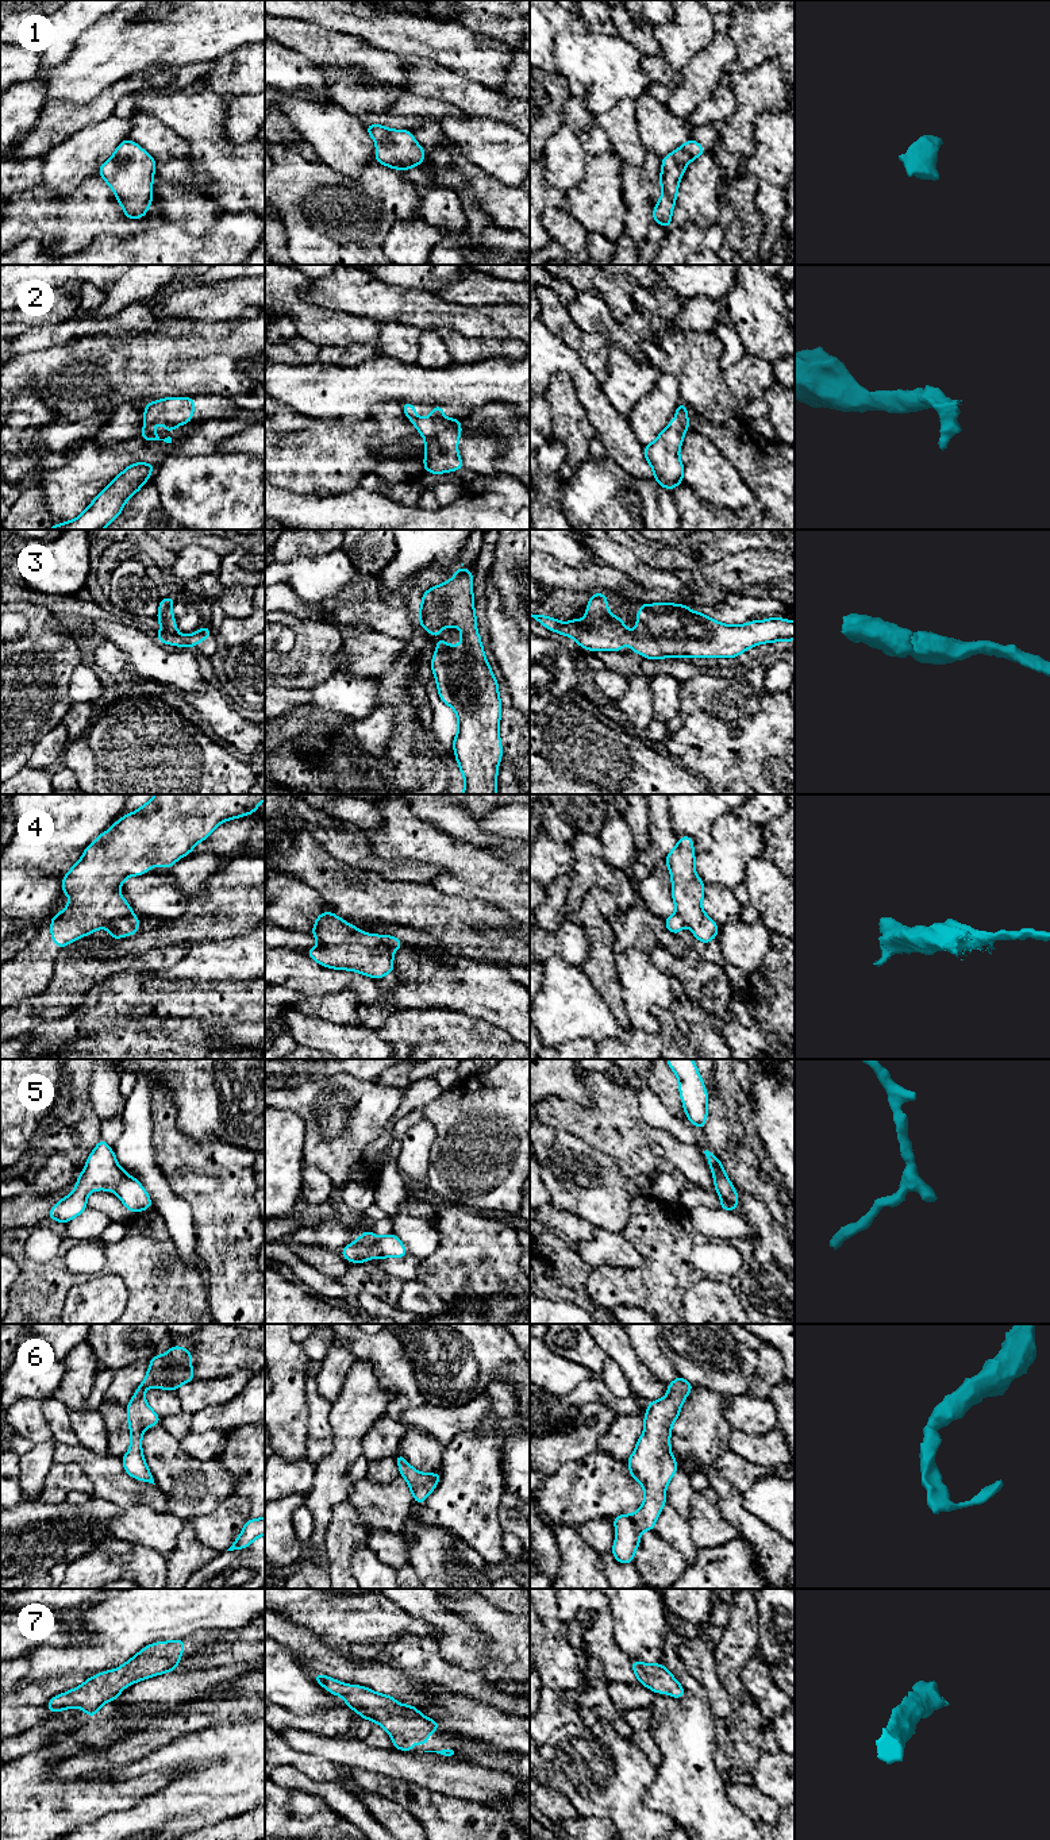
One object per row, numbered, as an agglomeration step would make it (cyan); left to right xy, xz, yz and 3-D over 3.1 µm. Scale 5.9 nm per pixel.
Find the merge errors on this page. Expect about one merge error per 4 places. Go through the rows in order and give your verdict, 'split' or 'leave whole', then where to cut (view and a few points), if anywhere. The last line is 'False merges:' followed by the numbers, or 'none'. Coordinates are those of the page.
1: leave whole | no cut
2: leave whole | no cut
3: leave whole | no cut
4: leave whole | no cut
5: leave whole | no cut
6: leave whole | no cut
7: leave whole | no cut
False merges: none

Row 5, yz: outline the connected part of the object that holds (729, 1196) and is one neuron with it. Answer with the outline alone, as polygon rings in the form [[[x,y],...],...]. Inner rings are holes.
[[[705,1150],[704,1154],[714,1175],[714,1189],[722,1200],[719,1209],[736,1210],[738,1192],[732,1187],[730,1178],[726,1175],[723,1163],[709,1151]]]

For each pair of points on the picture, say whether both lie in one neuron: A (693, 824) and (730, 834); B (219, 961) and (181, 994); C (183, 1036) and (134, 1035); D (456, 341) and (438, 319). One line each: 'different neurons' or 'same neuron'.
A: different neurons
B: different neurons
C: same neuron
D: different neurons

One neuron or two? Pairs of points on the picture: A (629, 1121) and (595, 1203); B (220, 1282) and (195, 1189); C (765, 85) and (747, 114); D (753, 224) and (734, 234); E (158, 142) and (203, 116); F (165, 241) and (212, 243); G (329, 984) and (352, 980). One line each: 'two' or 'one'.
A: two
B: one
C: one
D: two
E: two
F: one
G: one

